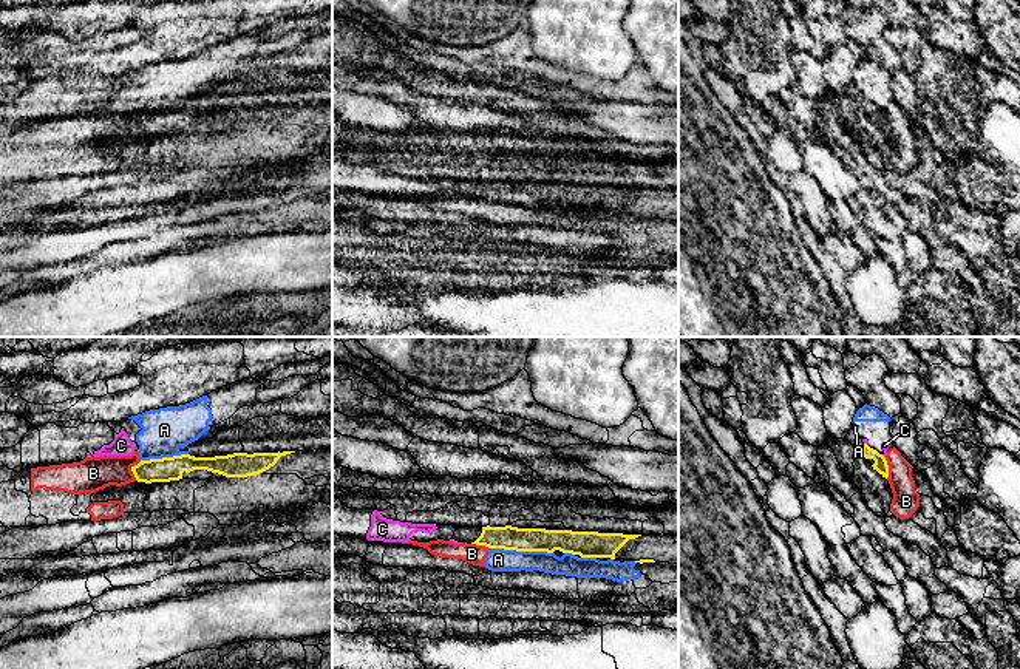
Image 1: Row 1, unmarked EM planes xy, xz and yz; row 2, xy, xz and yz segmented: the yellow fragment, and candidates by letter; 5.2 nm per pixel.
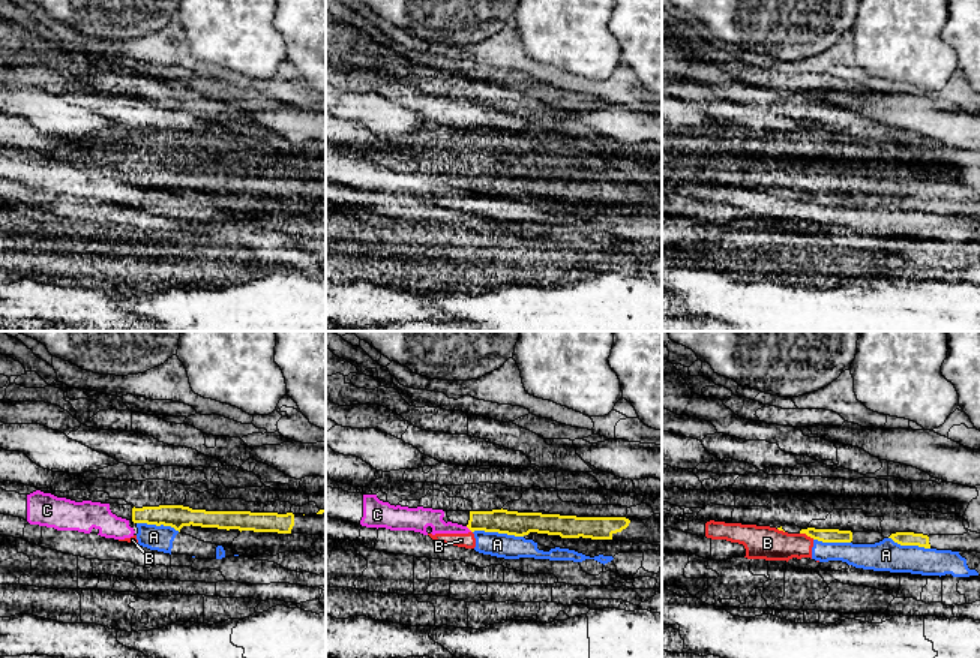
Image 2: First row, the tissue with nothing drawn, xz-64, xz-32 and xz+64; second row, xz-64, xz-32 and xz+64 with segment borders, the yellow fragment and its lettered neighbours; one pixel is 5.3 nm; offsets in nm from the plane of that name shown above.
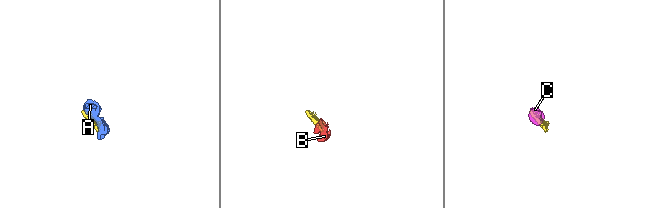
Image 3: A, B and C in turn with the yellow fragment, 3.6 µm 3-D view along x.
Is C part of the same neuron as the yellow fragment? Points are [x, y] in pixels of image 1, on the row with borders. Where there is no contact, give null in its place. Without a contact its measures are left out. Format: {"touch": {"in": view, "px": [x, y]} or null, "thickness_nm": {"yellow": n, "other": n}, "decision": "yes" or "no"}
{"touch": {"in": "yz", "px": [883, 456]}, "thickness_nm": {"yellow": 70, "other": 30}, "decision": "no"}

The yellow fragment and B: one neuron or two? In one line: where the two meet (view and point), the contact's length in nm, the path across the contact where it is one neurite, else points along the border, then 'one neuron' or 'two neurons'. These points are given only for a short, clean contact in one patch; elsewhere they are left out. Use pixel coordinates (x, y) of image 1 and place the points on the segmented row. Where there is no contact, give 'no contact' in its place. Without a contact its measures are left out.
contact xy (132, 470); length 110 nm; border xy (141, 461), (132, 468), (135, 479); two neurons

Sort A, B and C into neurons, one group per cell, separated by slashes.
A B / C

